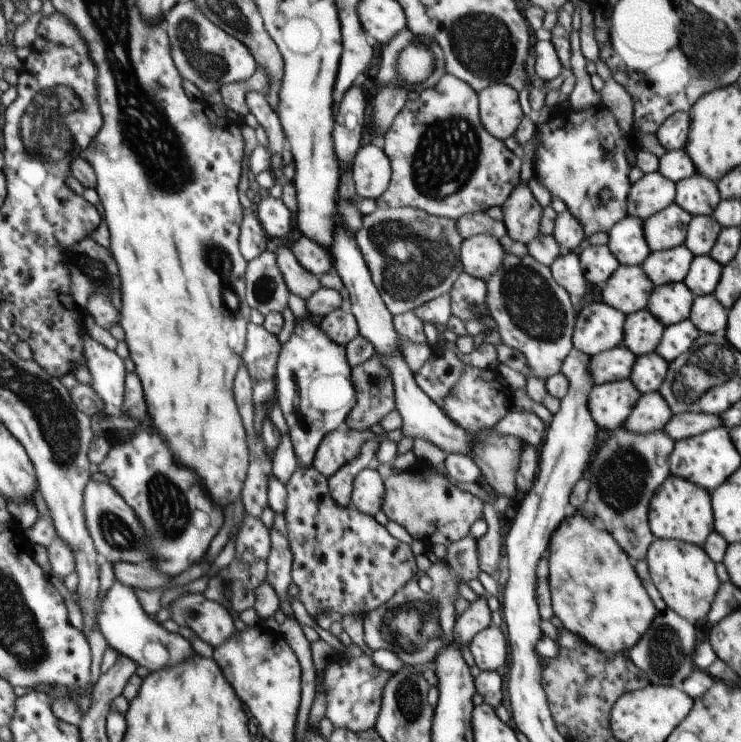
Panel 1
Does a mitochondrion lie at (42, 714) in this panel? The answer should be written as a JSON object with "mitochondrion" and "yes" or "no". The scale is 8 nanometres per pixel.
{"mitochondrion":"no"}

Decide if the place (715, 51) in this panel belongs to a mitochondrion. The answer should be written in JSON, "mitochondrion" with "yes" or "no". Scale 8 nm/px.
{"mitochondrion":"yes"}

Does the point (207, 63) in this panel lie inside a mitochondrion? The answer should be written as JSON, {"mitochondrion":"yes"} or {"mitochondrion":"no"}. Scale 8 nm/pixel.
{"mitochondrion":"yes"}

